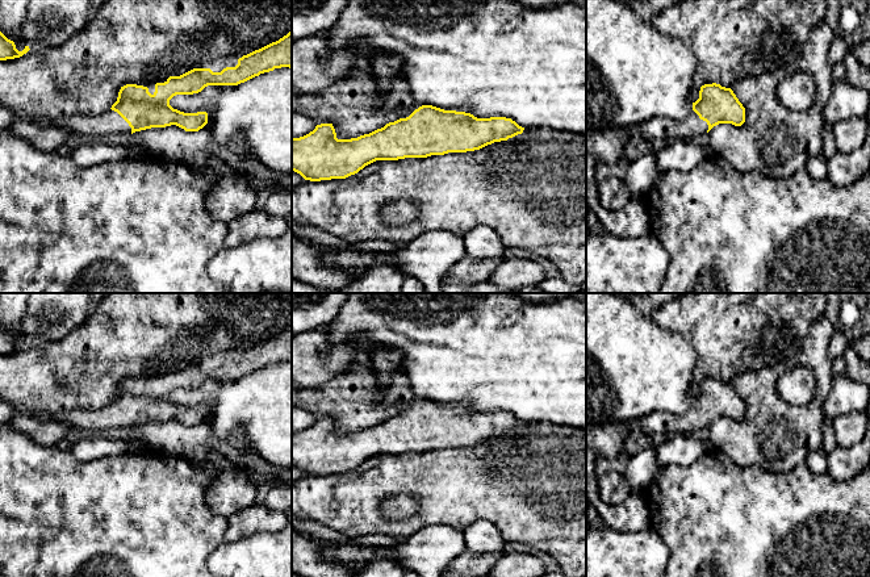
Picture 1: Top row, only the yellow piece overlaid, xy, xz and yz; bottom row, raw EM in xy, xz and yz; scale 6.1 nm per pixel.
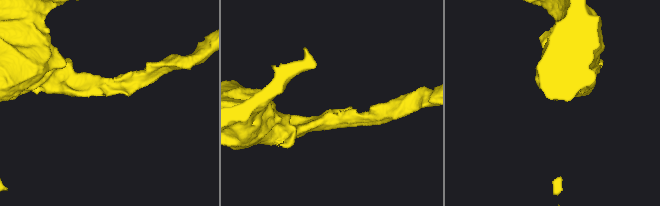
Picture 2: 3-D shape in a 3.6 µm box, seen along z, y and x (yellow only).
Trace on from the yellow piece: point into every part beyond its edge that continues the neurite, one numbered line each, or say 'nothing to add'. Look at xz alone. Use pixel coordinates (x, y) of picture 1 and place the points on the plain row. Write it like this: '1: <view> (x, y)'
1: xz (398, 392)

